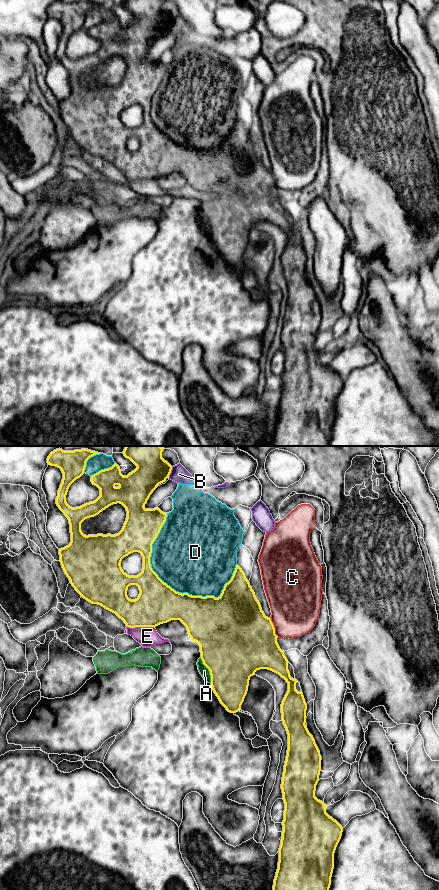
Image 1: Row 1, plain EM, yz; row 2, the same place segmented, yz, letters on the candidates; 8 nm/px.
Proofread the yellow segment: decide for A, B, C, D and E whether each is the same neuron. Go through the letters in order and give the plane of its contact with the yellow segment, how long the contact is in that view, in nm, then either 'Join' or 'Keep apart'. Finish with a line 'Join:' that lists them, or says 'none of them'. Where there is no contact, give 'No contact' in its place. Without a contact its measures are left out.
A: Touches yellow in yz. Shared border 220 nm. Keep apart
B: Touches yellow in yz. Shared border 90 nm. Keep apart
C: Touches yellow in yz. Shared border 170 nm. Keep apart
D: Touches yellow in yz. Shared border 800 nm. Keep apart
E: Touches yellow in yz. Shared border 220 nm. Keep apart
Join: none of them

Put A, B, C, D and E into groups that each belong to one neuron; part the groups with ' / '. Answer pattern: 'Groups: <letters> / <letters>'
Groups: A / B / C / D / E

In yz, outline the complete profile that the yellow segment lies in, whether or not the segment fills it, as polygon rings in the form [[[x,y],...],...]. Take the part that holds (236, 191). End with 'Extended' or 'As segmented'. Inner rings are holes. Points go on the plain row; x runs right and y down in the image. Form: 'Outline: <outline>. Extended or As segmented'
Outline: [[[125,0],[124,8],[137,20],[123,28],[115,15],[111,20],[92,27],[91,34],[100,41],[100,48],[95,53],[76,60],[70,59],[66,54],[68,41],[85,25],[87,12],[100,5],[88,1],[56,1],[50,5],[48,17],[60,20],[63,25],[56,56],[68,70],[71,85],[70,96],[59,101],[59,113],[70,135],[84,151],[115,165],[127,179],[156,179],[171,172],[180,172],[186,178],[191,192],[200,197],[201,211],[210,223],[212,241],[228,264],[240,263],[250,229],[257,222],[271,222],[286,232],[288,243],[281,256],[282,273],[288,286],[288,302],[281,336],[285,362],[272,446],[328,446],[334,421],[334,405],[343,380],[326,365],[327,358],[324,354],[315,349],[321,323],[321,307],[305,277],[307,256],[302,243],[296,242],[297,232],[290,228],[289,214],[277,195],[278,188],[271,170],[265,168],[249,133],[238,117],[218,150],[176,144],[151,120],[152,96],[166,73],[167,65],[158,59],[146,61],[144,58],[157,38],[165,34],[171,25],[172,18],[162,10],[163,2],[164,0]],[[117,55],[122,56],[127,63],[126,73],[118,86],[86,88],[82,85],[81,75],[85,71],[94,69]],[[133,104],[139,104],[143,109],[143,121],[137,128],[127,127],[120,117],[122,111]],[[131,137],[137,137],[140,142],[135,152],[127,148]]]. As segmented

